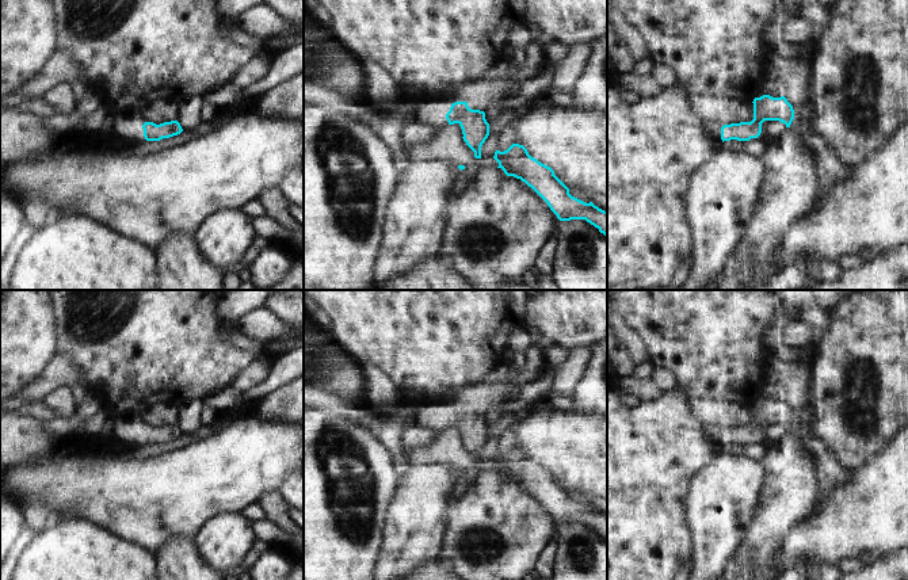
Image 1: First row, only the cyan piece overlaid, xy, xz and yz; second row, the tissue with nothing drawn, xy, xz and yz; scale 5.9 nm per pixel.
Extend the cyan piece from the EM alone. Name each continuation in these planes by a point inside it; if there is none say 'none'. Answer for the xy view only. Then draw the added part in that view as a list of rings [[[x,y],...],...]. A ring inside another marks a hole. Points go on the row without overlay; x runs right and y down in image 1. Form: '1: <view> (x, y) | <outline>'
1: xy (140, 424) | [[[136,420],[136,440],[138,443],[140,447],[145,446],[145,440],[144,440],[144,432],[142,428],[146,426],[146,423],[142,420]]]

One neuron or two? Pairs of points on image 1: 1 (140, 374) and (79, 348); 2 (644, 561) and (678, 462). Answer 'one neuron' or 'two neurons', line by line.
1: one neuron
2: one neuron

